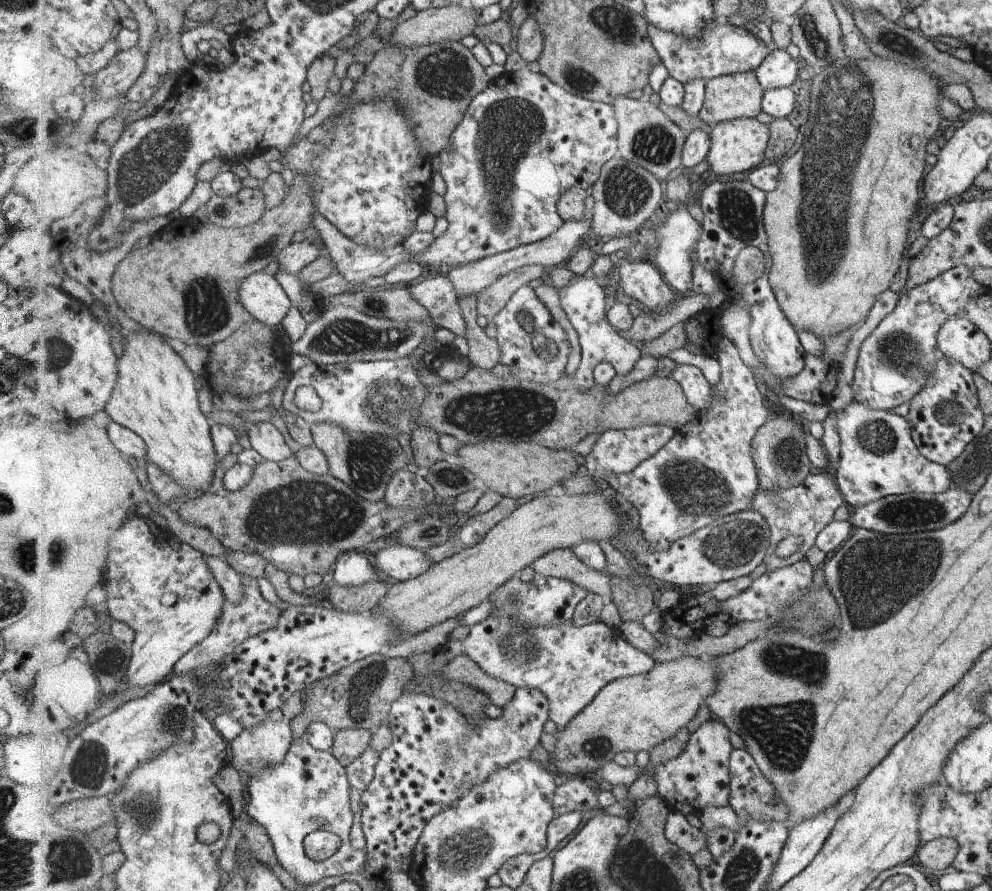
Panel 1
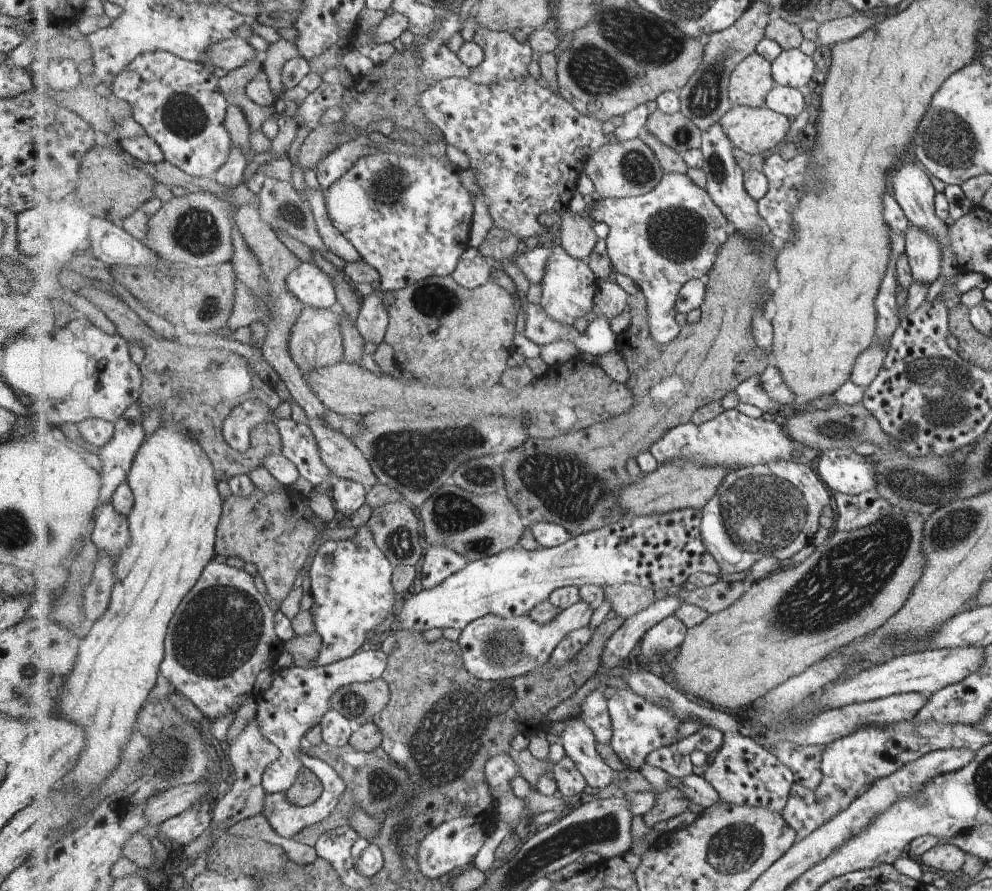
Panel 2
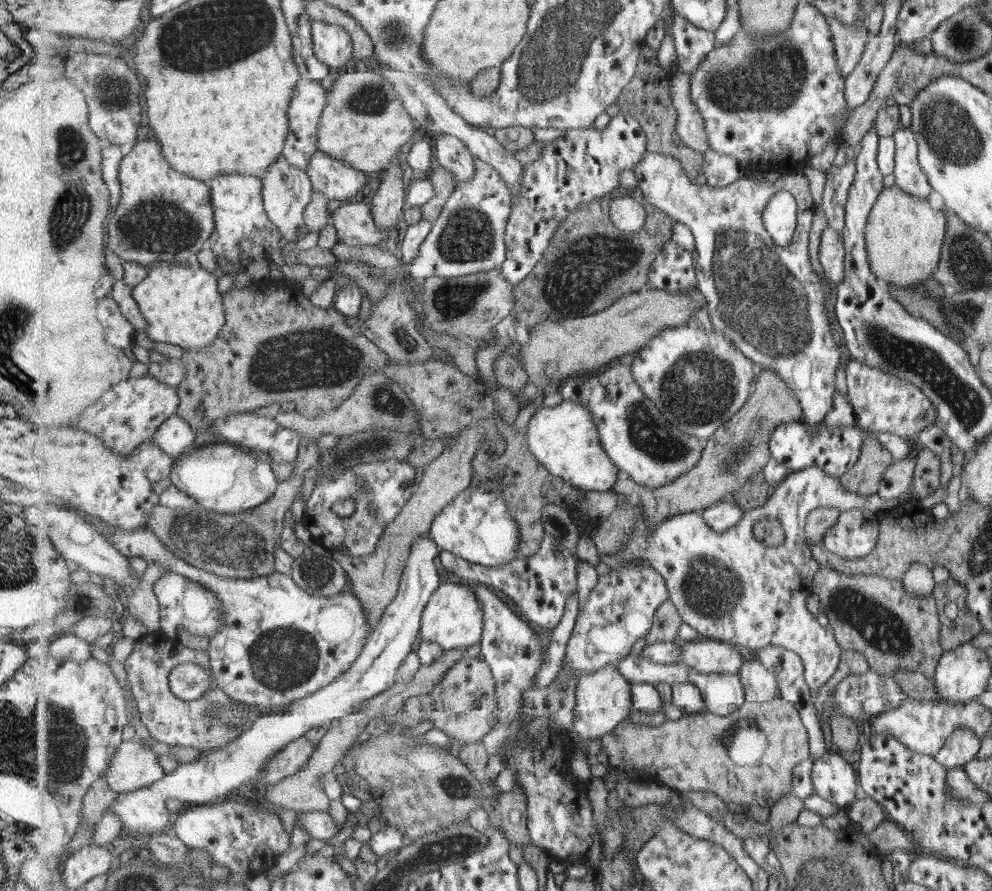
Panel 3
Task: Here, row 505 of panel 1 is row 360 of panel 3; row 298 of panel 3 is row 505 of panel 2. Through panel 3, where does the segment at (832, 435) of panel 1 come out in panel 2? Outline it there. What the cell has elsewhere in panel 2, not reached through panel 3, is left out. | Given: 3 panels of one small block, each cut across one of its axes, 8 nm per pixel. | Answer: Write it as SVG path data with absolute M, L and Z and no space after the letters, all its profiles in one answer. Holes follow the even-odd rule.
M777 460L732 470L715 497L702 509L704 518L701 520L701 538L708 552L717 560L721 568L720 576L751 570L765 557L793 559L799 550L804 550L805 546L813 542L813 536L819 530L823 508L835 503L834 494L820 478L814 464Z

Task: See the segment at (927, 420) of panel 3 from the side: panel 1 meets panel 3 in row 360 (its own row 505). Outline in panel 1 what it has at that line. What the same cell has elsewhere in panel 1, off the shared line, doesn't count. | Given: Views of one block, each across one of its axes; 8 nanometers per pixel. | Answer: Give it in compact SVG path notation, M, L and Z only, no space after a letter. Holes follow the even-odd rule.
M853 401L843 410L836 410L836 425L841 437L840 460L837 466L838 482L847 505L858 507L889 495L907 493L942 493L952 486L952 474L947 467L926 459L911 437L910 422L886 410L874 409L868 404Z

